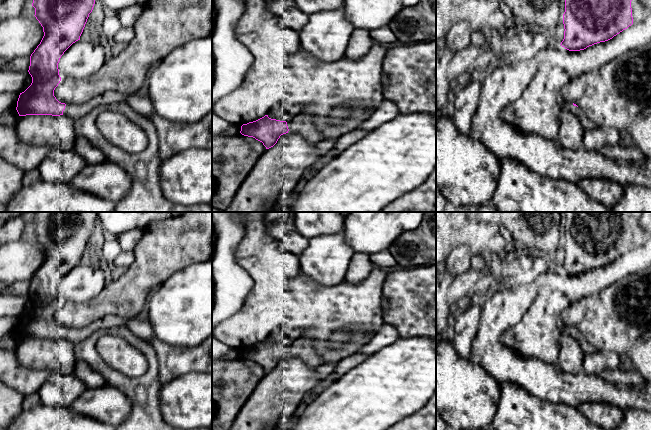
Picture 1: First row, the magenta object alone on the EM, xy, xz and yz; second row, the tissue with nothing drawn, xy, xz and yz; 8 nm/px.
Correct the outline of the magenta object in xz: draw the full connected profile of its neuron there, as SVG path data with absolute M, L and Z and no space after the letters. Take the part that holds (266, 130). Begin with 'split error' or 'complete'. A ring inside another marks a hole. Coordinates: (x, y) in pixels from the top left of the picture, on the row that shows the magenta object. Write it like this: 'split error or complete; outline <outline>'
split error; outline M308 112L292 116L288 121L271 119L265 115L256 121L243 124L240 133L262 142L266 149L273 147L280 136L286 133L301 135L307 142L313 144L323 141L323 134L314 124L314 115Z

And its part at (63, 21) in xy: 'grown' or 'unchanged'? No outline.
grown

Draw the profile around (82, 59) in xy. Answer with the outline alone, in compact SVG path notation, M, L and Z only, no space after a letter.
M78 40L61 56L58 63L61 78L82 79L96 73L107 61L107 46Z

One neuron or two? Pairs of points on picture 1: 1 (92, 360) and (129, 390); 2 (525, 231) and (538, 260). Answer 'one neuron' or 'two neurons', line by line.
1: one neuron
2: two neurons

